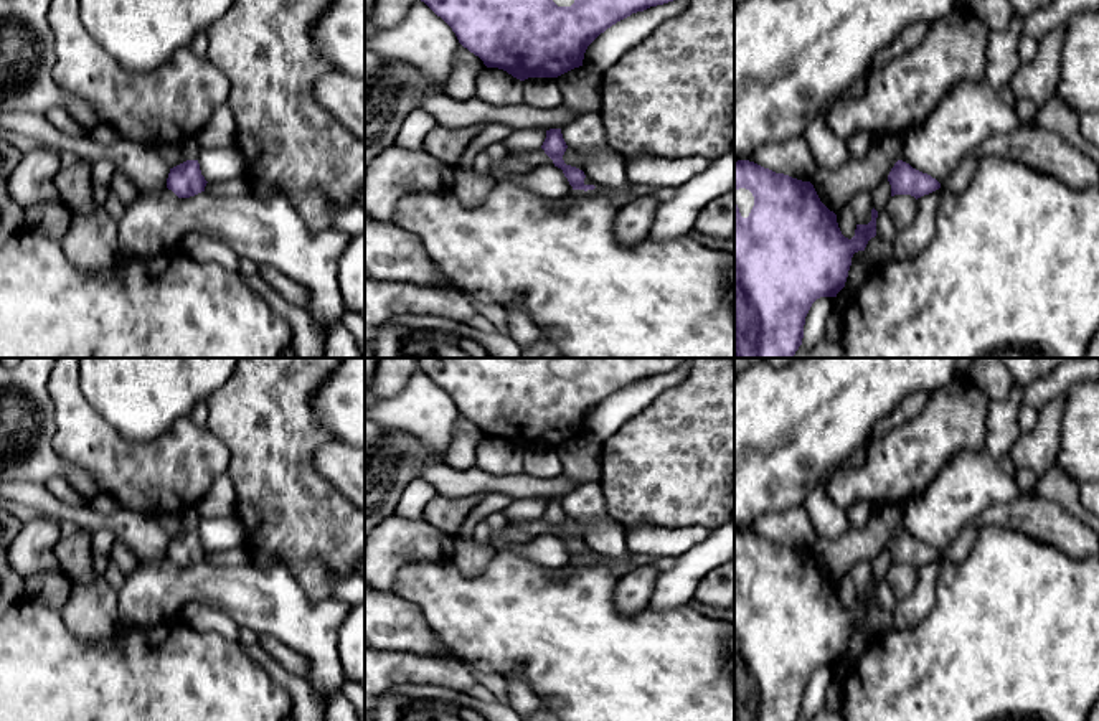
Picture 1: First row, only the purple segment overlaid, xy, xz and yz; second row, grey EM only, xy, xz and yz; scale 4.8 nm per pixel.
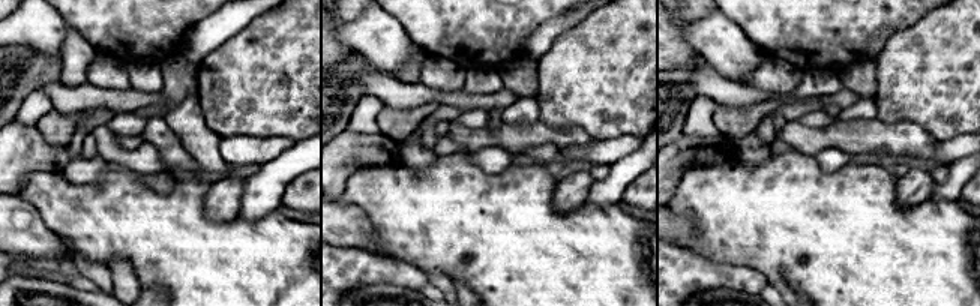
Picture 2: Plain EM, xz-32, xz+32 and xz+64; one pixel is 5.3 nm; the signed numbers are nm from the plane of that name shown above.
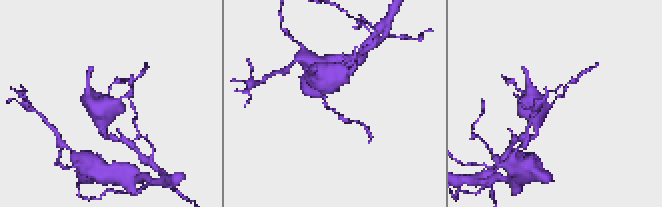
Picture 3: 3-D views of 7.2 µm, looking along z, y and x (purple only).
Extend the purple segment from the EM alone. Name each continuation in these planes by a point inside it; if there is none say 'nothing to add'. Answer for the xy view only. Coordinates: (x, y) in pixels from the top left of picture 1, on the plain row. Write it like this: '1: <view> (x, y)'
nothing to add

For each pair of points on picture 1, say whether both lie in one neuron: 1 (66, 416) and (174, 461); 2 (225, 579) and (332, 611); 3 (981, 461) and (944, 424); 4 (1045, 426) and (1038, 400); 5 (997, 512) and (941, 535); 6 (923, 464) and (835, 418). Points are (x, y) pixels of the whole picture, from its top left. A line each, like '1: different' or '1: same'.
1: same
2: same
3: different
4: different
5: different
6: different

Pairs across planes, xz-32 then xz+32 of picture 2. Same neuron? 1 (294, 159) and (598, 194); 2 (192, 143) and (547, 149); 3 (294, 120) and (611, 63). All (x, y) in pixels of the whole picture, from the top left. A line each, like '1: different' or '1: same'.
1: same
2: same
3: same

